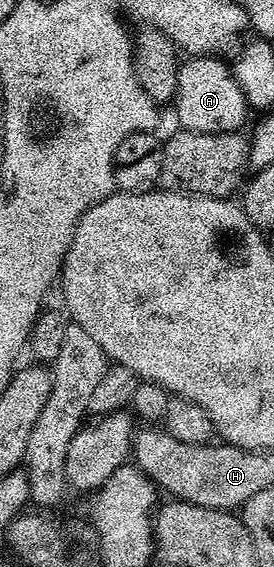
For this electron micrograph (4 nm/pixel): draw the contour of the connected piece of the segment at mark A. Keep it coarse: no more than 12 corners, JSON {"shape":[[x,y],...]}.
{"shape":[[220,57],[181,66],[185,131],[243,132],[248,99]]}

